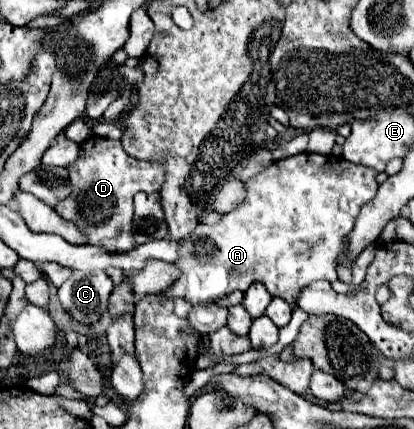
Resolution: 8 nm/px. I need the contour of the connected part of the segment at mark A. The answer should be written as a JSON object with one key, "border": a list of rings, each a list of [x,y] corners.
{"border":[[[302,152],[278,160],[246,182],[246,200],[214,226],[196,226],[184,240],[176,266],[182,270],[180,278],[162,296],[184,298],[190,304],[216,302],[234,290],[246,292],[252,282],[262,282],[270,296],[284,298],[296,310],[296,294],[316,280],[336,280],[336,258],[346,250],[346,236],[354,226],[360,208],[376,196],[378,172],[368,166],[346,162],[344,158]]]}

